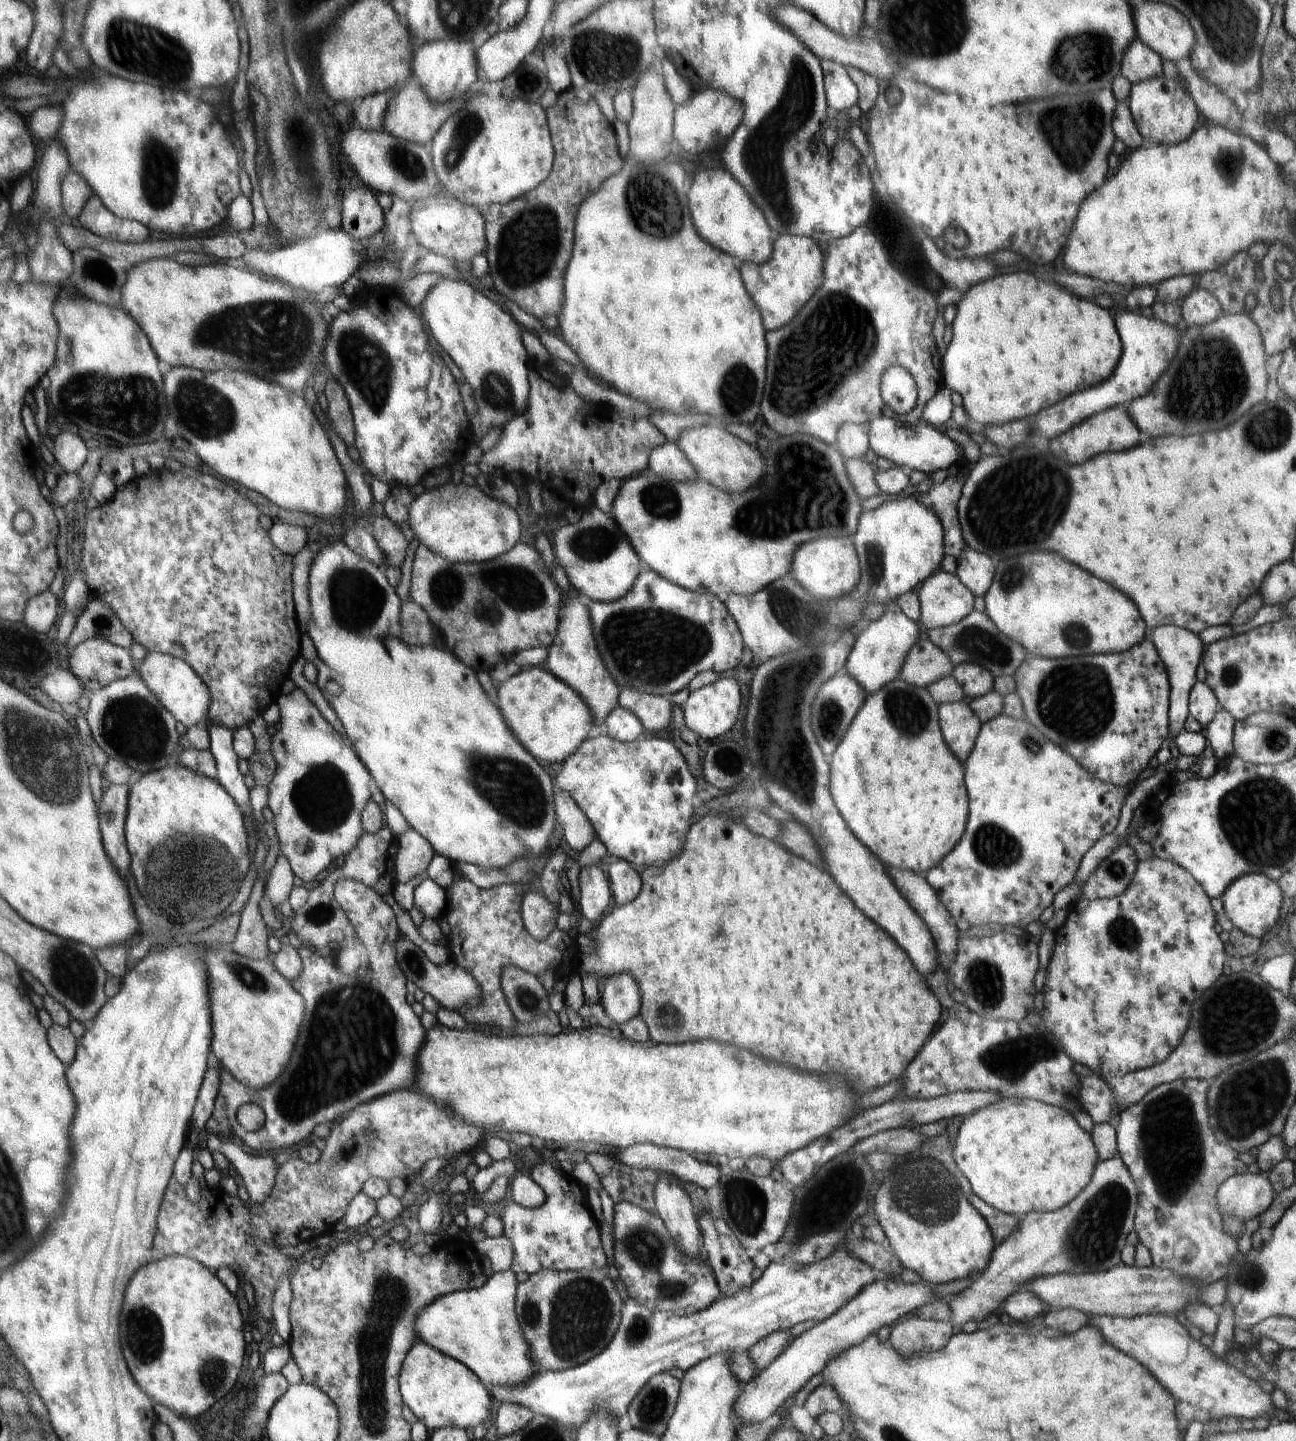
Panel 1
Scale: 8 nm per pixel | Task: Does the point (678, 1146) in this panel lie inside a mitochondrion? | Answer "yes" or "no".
no

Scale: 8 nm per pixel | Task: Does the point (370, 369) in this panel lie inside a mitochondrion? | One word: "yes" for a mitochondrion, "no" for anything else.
yes

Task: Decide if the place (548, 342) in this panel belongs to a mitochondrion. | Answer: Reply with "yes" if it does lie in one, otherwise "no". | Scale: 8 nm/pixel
no

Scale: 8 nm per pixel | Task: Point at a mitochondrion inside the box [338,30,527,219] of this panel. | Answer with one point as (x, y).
(465, 134)

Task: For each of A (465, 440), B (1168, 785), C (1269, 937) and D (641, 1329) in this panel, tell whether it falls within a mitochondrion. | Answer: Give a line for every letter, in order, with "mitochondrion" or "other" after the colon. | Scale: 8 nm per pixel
A: other
B: other
C: other
D: mitochondrion

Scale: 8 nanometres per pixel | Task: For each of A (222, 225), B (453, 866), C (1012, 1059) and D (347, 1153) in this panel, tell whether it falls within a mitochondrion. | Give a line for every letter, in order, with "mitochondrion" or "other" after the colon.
A: other
B: other
C: mitochondrion
D: other

